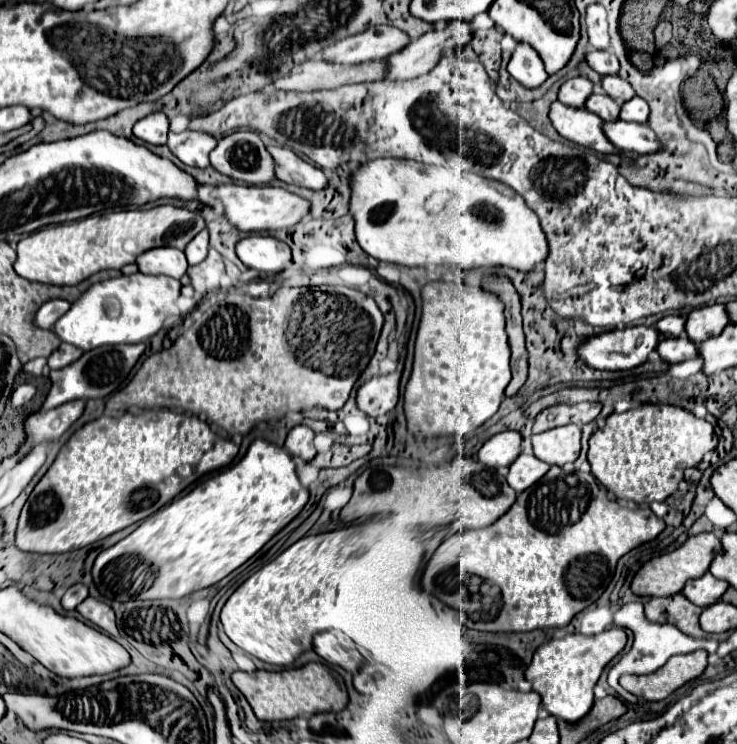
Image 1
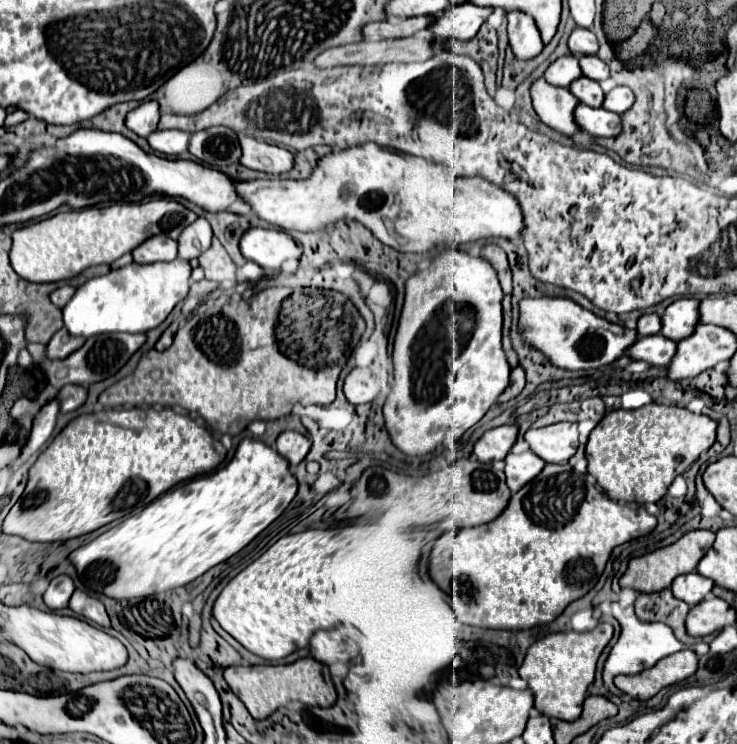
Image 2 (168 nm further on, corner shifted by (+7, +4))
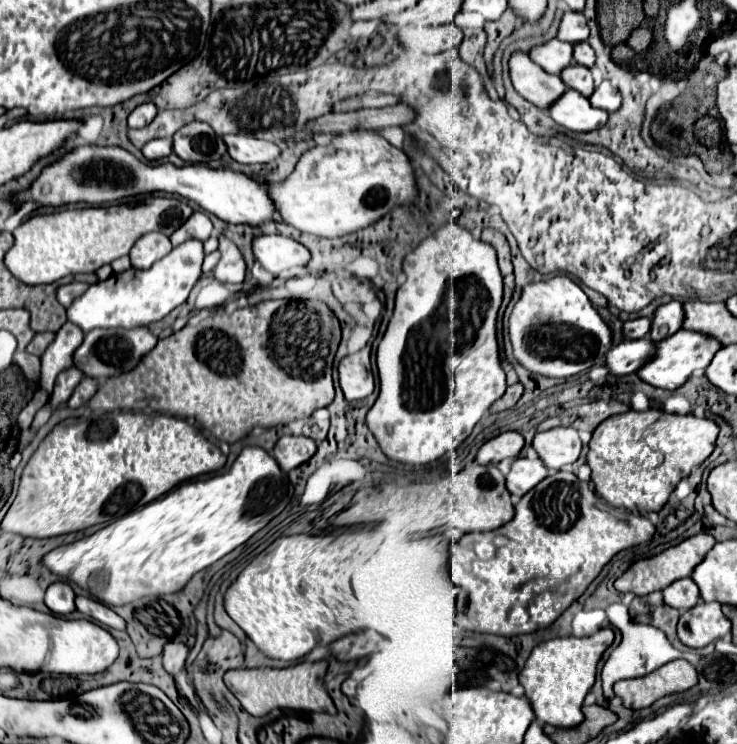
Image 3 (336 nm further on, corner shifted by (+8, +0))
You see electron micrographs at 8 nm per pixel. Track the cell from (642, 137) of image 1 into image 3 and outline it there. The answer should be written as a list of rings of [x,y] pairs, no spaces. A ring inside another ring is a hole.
[[[566,89],[564,97],[552,105],[548,115],[570,131],[592,131],[608,121],[608,113],[604,109],[594,109],[584,95],[576,93],[576,89]]]

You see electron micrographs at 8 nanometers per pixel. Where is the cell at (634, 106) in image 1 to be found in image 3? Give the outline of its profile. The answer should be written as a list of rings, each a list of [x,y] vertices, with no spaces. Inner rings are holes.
[[[602,81],[602,83],[594,89],[594,93],[592,93],[592,97],[590,97],[590,105],[592,105],[592,107],[604,109],[604,111],[608,111],[608,113],[616,111],[616,109],[620,107],[620,103],[622,103],[622,97],[620,97],[618,89],[612,87],[610,81]]]

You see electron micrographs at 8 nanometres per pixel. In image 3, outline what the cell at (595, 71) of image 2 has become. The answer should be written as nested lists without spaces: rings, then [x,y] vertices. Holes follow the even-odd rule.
[[[580,41],[580,45],[574,45],[574,61],[584,65],[584,67],[594,67],[594,49],[586,43]]]

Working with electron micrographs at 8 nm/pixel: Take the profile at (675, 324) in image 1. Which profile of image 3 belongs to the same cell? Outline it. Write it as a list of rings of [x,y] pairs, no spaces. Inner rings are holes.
[[[640,317],[640,319],[624,321],[622,333],[624,333],[626,339],[644,339],[644,337],[648,337],[648,333],[650,333],[650,319]]]

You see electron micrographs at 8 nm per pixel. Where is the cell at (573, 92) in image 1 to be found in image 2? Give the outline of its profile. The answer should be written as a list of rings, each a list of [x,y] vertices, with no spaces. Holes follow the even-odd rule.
[[[575,55],[557,59],[545,71],[545,81],[549,81],[551,85],[557,85],[557,87],[563,87],[563,89],[567,89],[577,77],[583,77],[583,73],[579,69],[579,61]]]

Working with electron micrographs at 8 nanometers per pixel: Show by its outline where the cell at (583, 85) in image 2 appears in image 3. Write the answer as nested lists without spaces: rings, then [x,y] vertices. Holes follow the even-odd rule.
[[[572,63],[572,65],[568,65],[568,69],[564,69],[564,73],[560,73],[560,77],[566,83],[566,87],[580,91],[584,97],[590,97],[594,91],[592,73],[590,73],[590,69],[584,69],[584,65]]]

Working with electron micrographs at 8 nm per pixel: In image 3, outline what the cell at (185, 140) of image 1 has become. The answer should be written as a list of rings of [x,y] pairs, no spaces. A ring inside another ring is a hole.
[[[152,139],[142,147],[142,155],[148,161],[156,161],[162,157],[168,157],[172,153],[172,139]]]

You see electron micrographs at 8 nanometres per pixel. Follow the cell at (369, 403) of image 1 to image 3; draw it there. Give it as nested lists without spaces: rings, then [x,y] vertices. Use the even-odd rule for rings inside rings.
[[[370,347],[346,355],[338,365],[338,373],[340,387],[348,401],[368,397],[374,391],[374,377],[370,369]]]

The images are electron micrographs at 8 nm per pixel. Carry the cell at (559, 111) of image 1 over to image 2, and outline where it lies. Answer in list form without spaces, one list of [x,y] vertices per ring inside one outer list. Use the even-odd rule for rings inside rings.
[[[539,79],[531,87],[531,97],[537,115],[545,125],[567,137],[581,131],[573,117],[573,109],[579,105],[579,101],[573,97],[573,93],[569,93],[569,89],[553,87],[545,79]]]

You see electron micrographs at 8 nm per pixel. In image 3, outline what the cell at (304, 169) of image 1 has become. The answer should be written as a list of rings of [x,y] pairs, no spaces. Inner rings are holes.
[[[224,135],[224,143],[228,145],[230,157],[238,163],[270,163],[280,153],[276,143],[248,135]]]

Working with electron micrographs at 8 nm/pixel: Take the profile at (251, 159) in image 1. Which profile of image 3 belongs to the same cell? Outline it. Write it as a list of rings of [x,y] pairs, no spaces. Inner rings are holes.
[[[192,121],[172,137],[174,153],[188,163],[210,163],[226,153],[226,145],[214,129],[202,121]]]

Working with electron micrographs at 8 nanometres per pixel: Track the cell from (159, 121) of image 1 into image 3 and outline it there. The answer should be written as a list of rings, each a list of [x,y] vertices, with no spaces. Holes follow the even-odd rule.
[[[142,103],[142,105],[138,105],[138,107],[130,113],[130,117],[128,117],[128,127],[140,129],[140,127],[148,125],[154,117],[156,117],[156,105],[154,105],[154,103]]]

